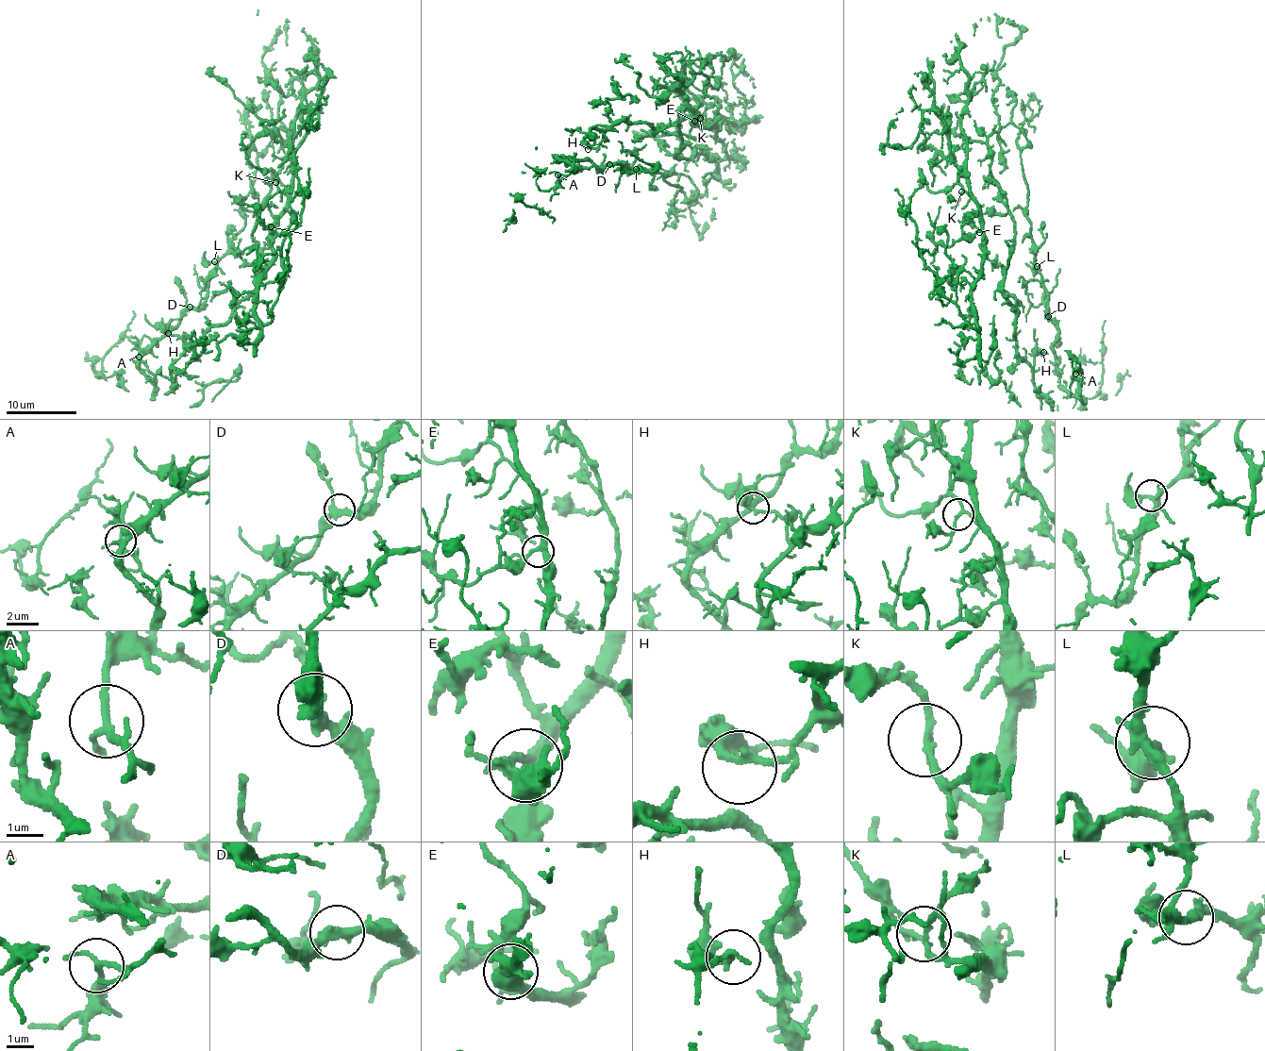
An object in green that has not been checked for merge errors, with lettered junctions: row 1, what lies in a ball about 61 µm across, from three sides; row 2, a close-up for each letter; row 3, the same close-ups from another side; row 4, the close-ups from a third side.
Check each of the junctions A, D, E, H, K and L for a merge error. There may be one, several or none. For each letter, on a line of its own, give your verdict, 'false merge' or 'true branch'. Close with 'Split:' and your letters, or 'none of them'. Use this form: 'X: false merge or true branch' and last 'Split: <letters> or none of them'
A: true branch
D: true branch
E: true branch
H: true branch
K: true branch
L: true branch
Split: none of them

